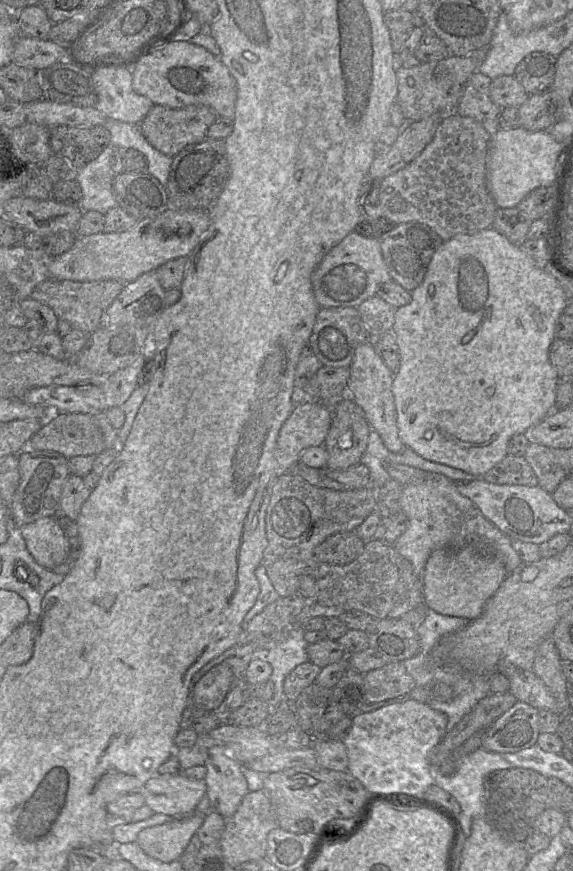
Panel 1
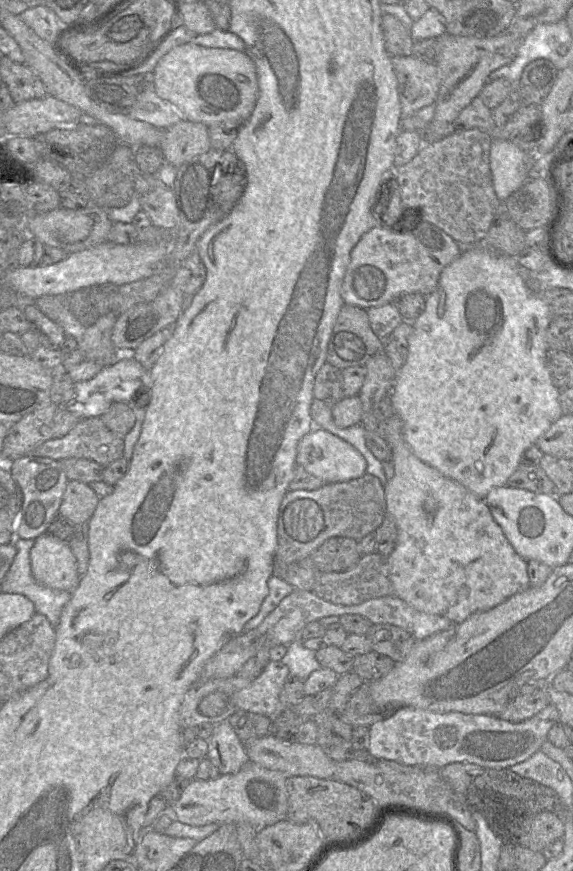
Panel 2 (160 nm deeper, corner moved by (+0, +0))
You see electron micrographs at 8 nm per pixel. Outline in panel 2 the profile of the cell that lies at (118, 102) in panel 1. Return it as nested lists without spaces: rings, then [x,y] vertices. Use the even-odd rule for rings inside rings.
[[[149,85],[138,95],[128,115],[161,129],[166,129],[184,118],[174,104],[157,96]]]

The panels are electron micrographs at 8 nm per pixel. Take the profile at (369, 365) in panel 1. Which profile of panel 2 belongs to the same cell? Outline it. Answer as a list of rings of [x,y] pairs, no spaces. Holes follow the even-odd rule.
[[[397,414],[381,423],[380,432],[391,450],[394,464],[394,476],[384,488],[386,513],[394,517],[397,527],[397,543],[387,557],[393,595],[421,612],[444,616],[457,624],[529,588],[527,561],[514,550],[484,499],[417,458],[405,442],[402,421]]]

